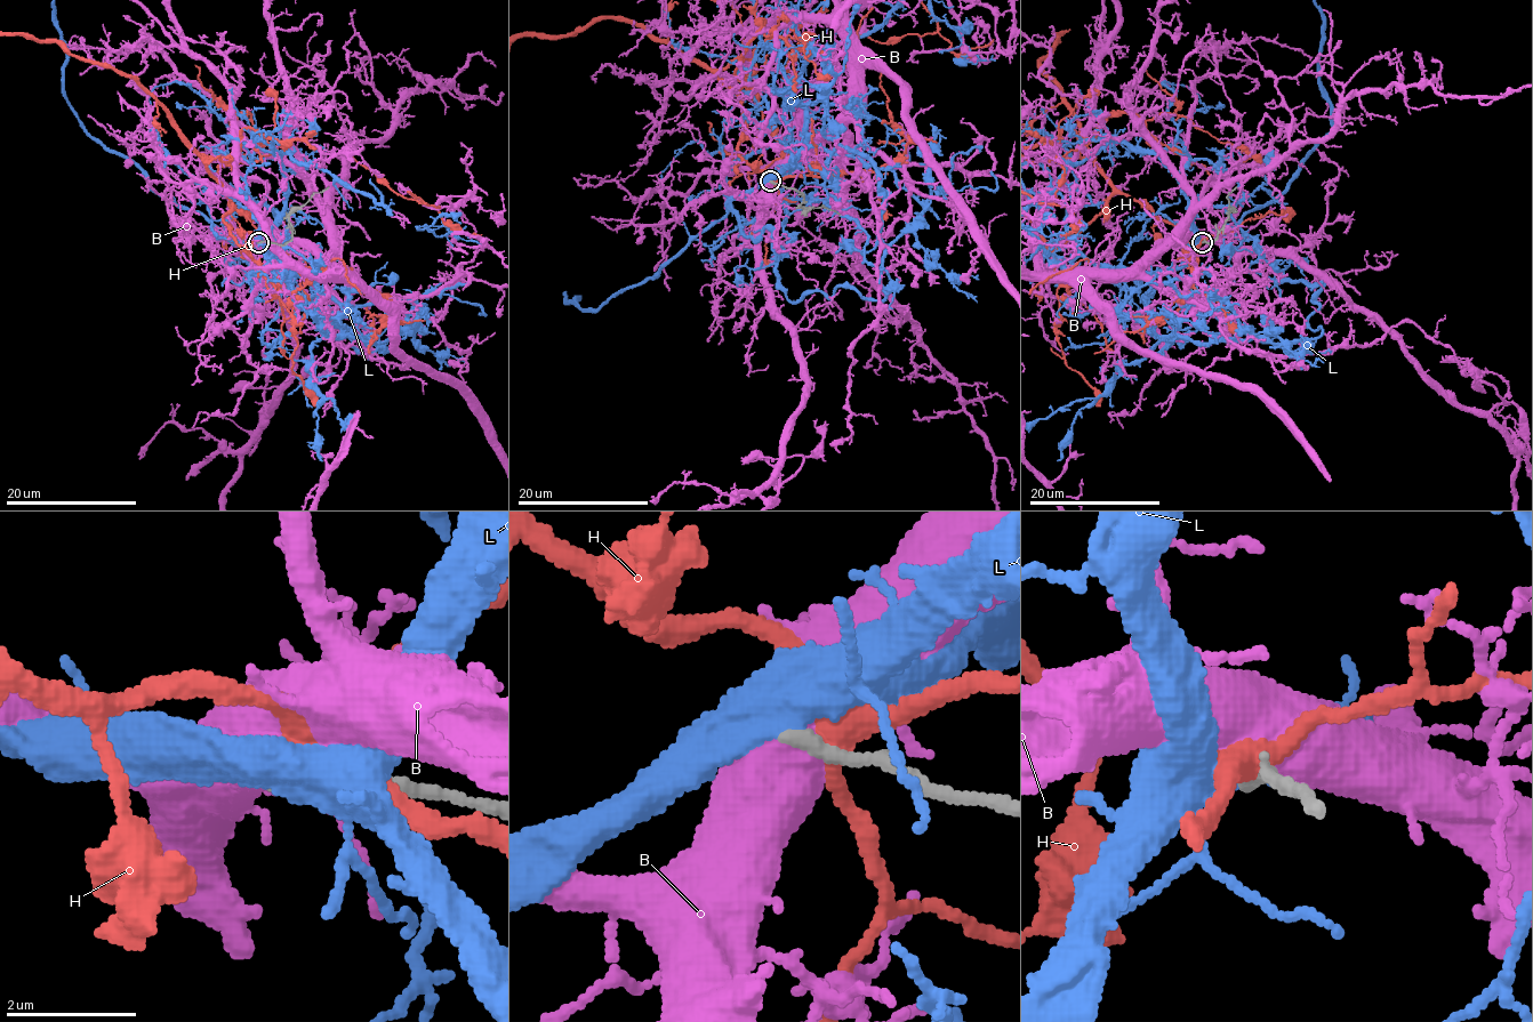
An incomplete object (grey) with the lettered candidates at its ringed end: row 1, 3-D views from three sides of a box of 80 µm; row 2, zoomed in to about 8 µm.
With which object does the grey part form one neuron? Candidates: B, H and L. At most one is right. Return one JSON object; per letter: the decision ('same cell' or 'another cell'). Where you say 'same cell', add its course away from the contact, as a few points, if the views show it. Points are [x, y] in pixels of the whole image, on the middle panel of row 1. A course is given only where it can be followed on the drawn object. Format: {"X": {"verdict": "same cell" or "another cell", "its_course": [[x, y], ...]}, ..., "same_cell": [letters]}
{"B": {"verdict": "another cell"}, "H": {"verdict": "another cell"}, "L": {"verdict": "another cell"}, "same_cell": []}

